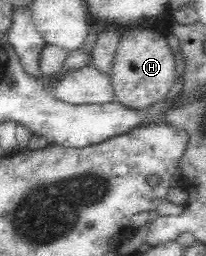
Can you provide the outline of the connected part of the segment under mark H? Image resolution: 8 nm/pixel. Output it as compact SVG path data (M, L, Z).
M138 25L121 31L111 66L111 85L118 102L134 111L143 111L162 101L177 78L174 57L166 34L156 30L154 25Z

